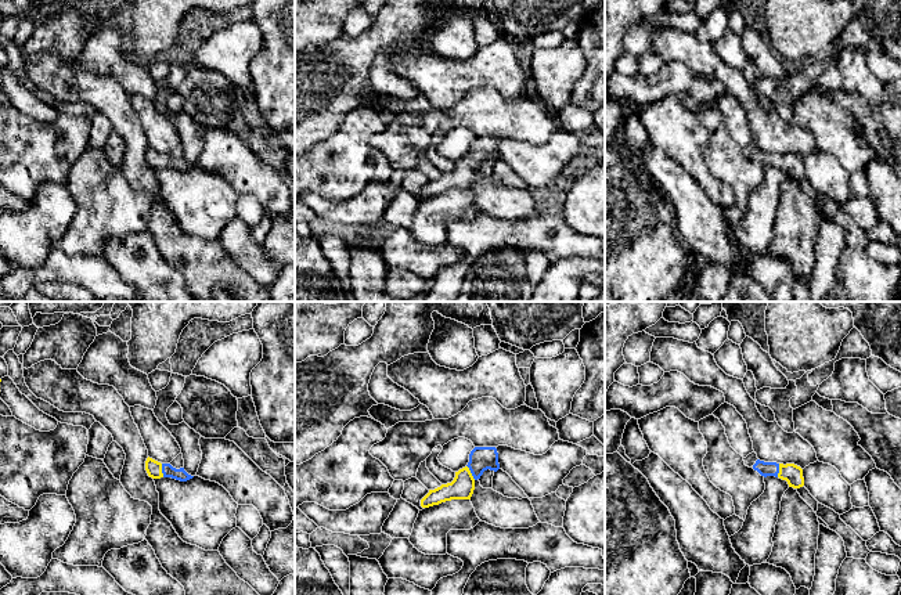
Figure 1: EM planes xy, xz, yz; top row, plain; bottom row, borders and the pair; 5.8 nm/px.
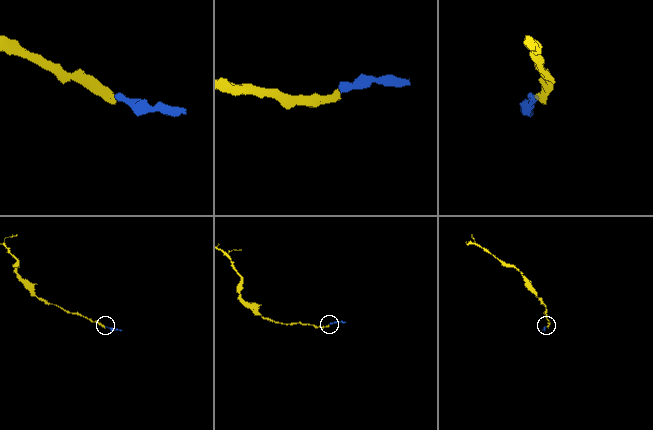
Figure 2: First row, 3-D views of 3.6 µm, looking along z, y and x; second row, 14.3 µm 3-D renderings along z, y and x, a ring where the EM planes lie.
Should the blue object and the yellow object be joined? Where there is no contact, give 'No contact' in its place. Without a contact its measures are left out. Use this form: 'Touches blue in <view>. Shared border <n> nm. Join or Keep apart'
Touches blue in xz. Shared border 100 nm. Join

